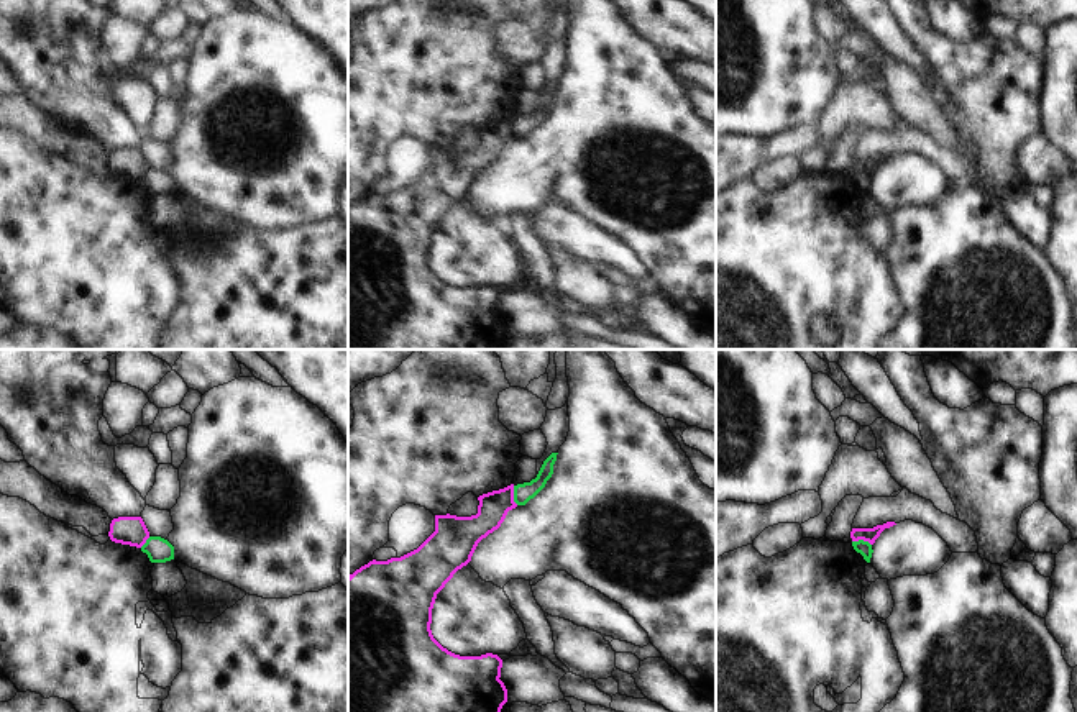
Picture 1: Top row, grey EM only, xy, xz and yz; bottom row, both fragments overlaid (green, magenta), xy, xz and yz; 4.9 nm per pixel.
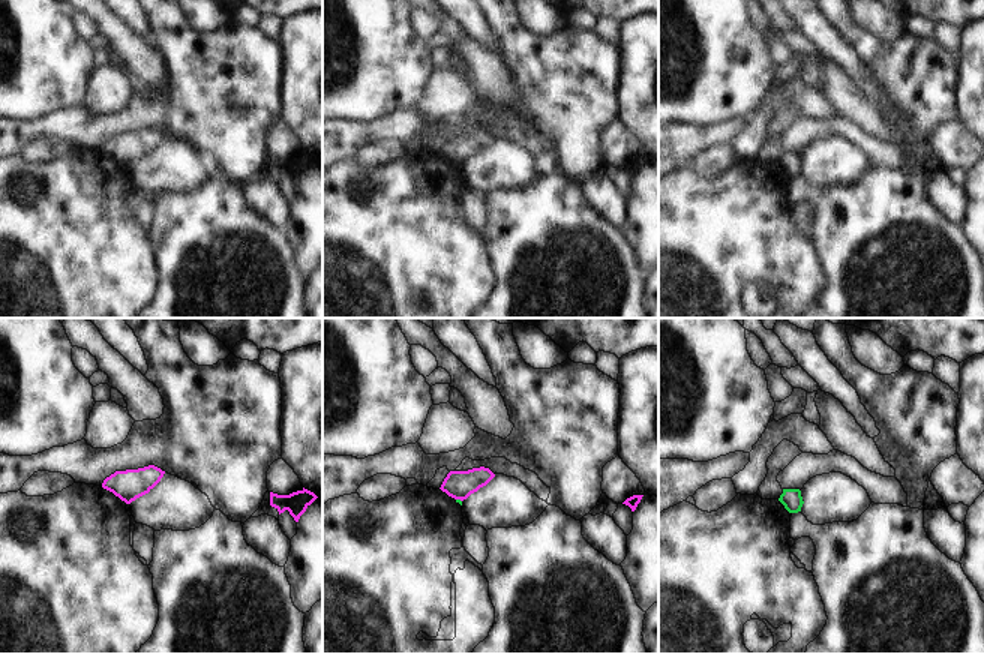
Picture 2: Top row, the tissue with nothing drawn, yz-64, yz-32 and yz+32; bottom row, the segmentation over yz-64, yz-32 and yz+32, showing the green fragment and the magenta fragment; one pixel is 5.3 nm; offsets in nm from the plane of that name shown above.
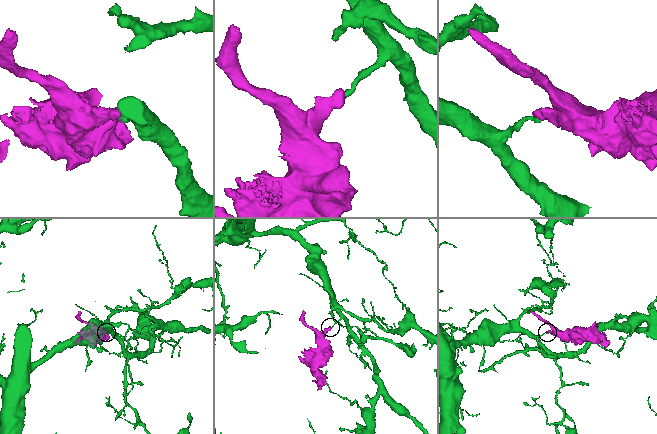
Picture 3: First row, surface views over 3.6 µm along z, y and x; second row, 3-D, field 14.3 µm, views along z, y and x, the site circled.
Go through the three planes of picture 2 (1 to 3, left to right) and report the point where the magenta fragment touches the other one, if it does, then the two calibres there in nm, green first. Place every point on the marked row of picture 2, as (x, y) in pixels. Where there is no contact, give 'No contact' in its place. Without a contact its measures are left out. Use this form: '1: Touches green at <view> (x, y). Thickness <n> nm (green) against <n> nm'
1: No contact
2: Touches green at yz-32 (459, 500). Thickness 20 nm (green) against 160 nm
3: No contact.

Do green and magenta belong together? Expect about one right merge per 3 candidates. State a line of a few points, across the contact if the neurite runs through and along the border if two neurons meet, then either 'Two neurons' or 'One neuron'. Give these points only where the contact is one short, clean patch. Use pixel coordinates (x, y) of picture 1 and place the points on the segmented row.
Line: xz (513, 486), (513, 499), (517, 504). Two neurons.

